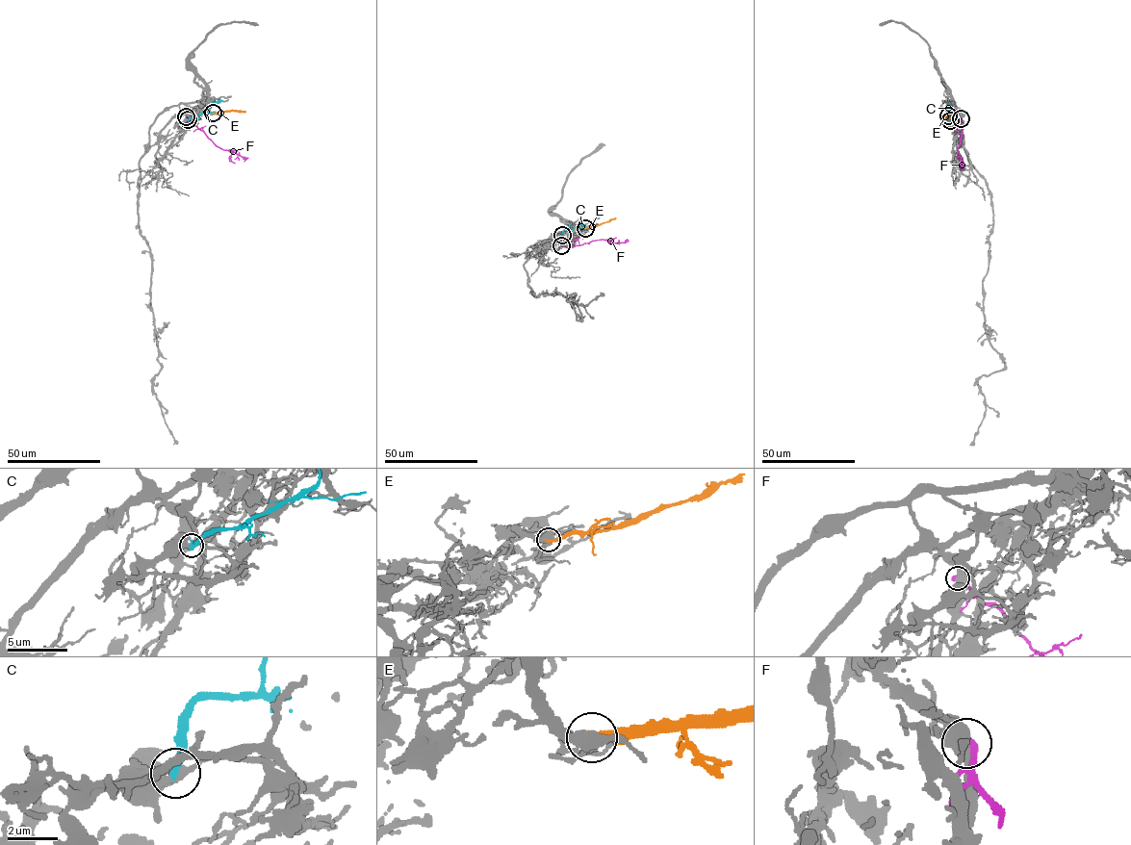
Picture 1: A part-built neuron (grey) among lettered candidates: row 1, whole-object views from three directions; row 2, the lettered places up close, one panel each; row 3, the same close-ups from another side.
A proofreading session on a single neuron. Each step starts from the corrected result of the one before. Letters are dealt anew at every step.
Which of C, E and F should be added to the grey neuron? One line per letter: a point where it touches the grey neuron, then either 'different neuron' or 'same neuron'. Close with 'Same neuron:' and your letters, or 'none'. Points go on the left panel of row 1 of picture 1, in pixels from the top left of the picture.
C: (188, 119) | different neuron
E: (213, 113) | same neuron
F: (186, 116) | different neuron
Same neuron: E

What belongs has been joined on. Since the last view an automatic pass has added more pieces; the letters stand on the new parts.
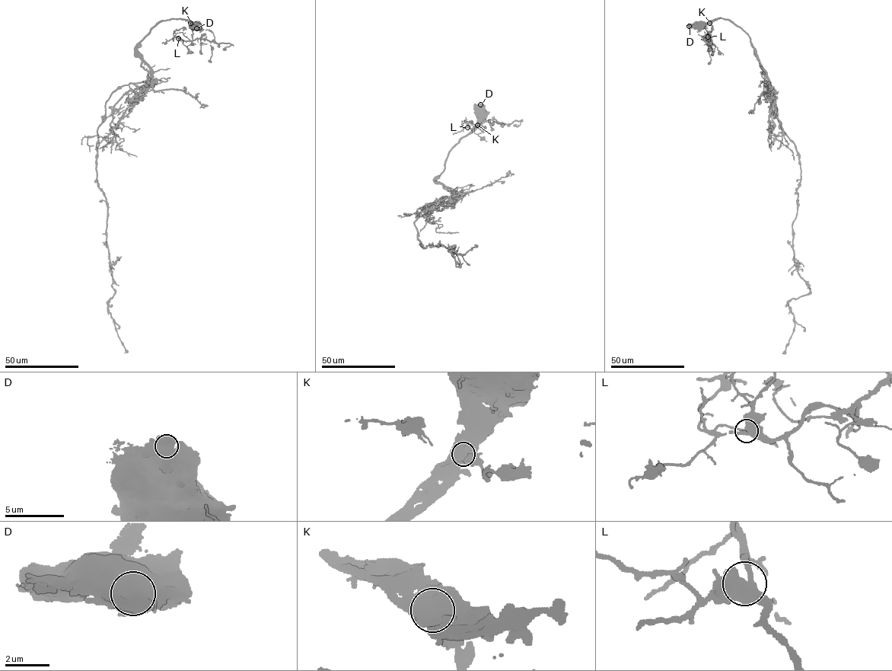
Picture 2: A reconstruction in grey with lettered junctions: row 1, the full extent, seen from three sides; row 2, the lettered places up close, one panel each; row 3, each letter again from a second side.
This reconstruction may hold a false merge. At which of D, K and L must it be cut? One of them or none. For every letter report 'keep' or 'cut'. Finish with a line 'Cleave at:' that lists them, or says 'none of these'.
D: keep
K: cut
L: keep
Cleave at: K

